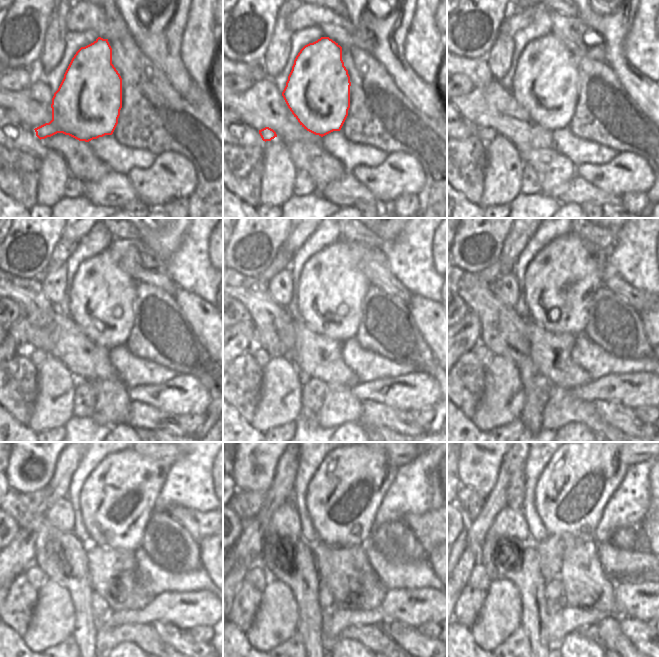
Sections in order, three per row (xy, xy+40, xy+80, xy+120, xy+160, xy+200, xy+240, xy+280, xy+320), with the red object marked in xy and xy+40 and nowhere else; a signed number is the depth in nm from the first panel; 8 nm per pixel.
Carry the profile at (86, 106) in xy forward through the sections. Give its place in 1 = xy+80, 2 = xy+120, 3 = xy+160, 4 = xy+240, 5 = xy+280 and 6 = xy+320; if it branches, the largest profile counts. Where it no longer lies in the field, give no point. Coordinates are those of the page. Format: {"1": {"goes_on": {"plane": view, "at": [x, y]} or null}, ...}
{"1": {"goes_on": {"plane": "xy+80", "at": [546, 83]}}, "2": {"goes_on": {"plane": "xy+120", "at": [102, 296]}}, "3": {"goes_on": {"plane": "xy+160", "at": [331, 289]}}, "4": {"goes_on": {"plane": "xy+240", "at": [117, 499]}}, "5": {"goes_on": {"plane": "xy+280", "at": [343, 497]}}, "6": {"goes_on": {"plane": "xy+320", "at": [571, 493]}}}

